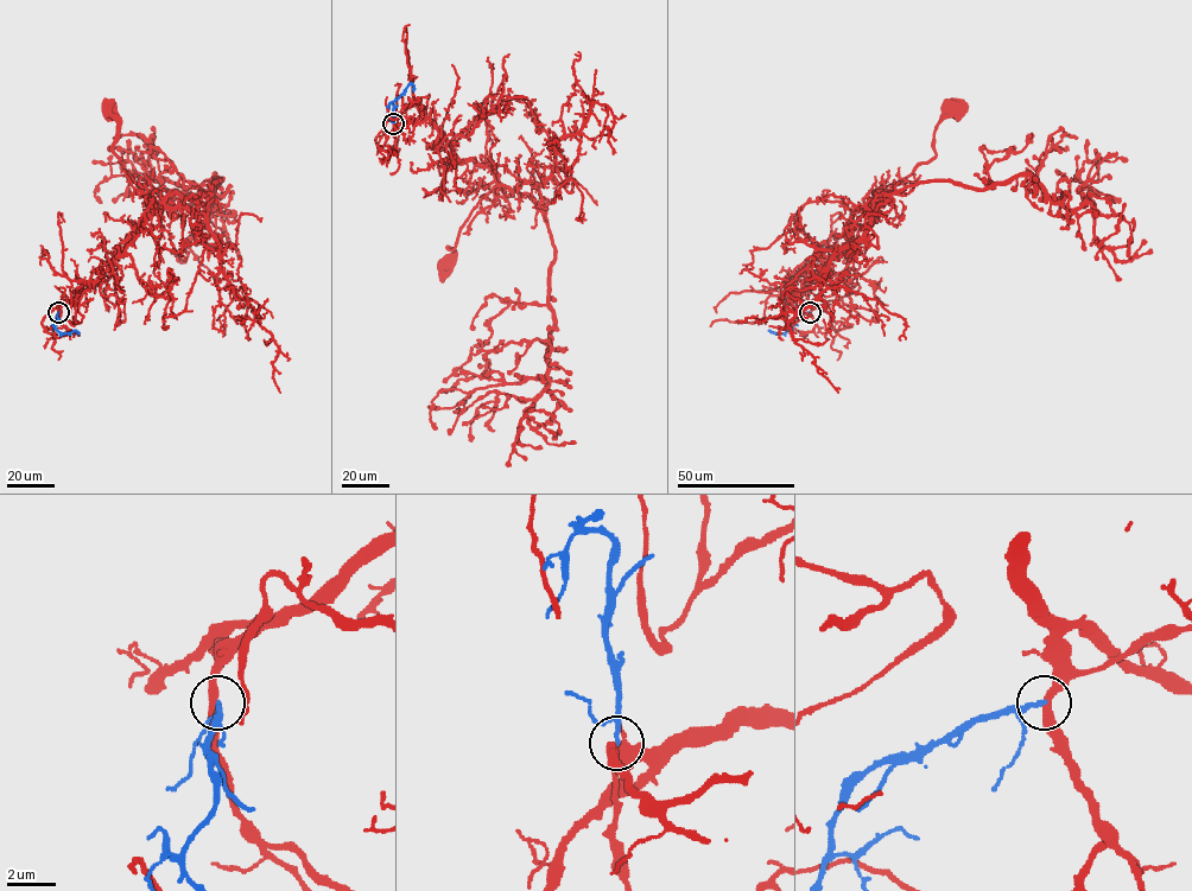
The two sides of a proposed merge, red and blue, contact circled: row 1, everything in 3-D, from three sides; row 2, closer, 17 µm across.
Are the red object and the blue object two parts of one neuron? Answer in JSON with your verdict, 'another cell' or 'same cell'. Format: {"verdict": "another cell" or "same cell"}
{"verdict": "another cell"}

